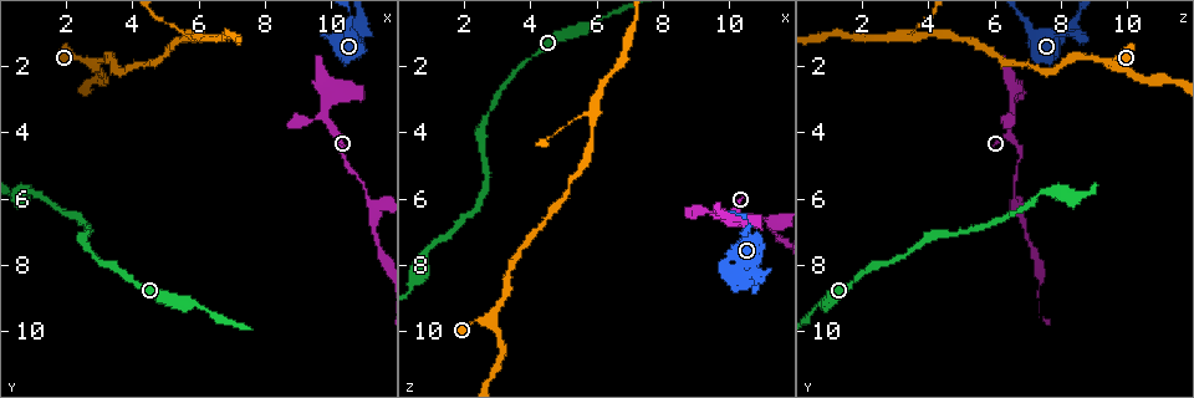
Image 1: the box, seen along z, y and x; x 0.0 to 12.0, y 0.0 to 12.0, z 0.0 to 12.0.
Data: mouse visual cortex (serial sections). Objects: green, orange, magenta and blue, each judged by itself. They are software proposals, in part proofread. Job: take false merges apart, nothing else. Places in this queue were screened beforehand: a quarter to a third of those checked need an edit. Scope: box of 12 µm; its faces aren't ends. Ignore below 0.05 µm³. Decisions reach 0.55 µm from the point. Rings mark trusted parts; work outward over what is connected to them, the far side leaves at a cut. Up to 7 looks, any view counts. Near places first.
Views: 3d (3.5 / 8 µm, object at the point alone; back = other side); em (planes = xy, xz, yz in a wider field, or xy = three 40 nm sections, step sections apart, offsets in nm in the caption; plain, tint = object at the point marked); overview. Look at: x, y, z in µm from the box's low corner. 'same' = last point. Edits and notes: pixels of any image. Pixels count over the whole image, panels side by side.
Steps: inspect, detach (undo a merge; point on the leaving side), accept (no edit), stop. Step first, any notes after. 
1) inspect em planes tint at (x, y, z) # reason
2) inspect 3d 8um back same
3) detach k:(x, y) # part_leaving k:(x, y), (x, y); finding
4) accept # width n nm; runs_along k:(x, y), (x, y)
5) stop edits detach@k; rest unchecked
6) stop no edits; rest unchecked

inspect 3d 3.5um back at (6.0, 1.2, 3.5) # two arms in line, one across

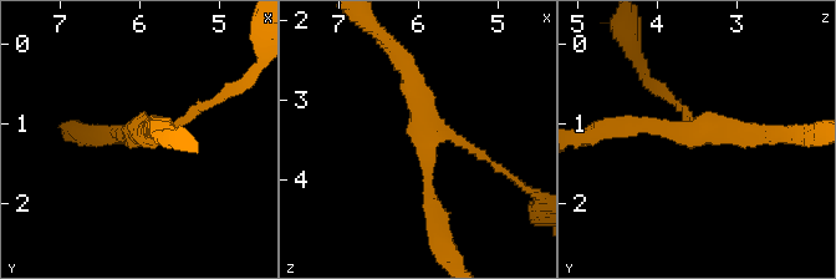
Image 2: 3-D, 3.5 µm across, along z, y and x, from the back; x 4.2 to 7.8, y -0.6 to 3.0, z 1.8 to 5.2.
inspect em xy step 5 tint at (5.90, 1.10, 3.55) # arms 3; arm_widths 100, 200, 300 nm; need the tissue

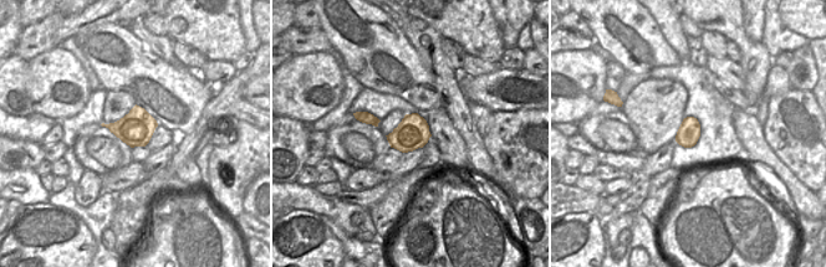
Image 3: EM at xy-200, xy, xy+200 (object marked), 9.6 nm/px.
accept # runs_along 2:(434, 216), (423, 113), (408, 62); continuous, no second cell

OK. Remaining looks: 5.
inspect 3d 3.5um at (10.2, 1.1, 8.3) # sharp bend

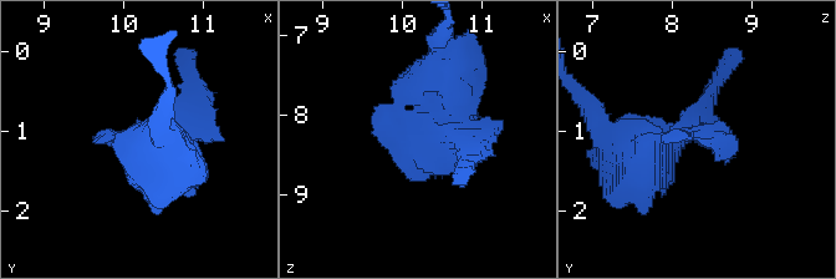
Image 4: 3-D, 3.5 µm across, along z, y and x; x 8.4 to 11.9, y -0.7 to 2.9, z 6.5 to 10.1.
detach 4:(455, 163) # a second cell is stuck on

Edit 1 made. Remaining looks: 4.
inspect overview

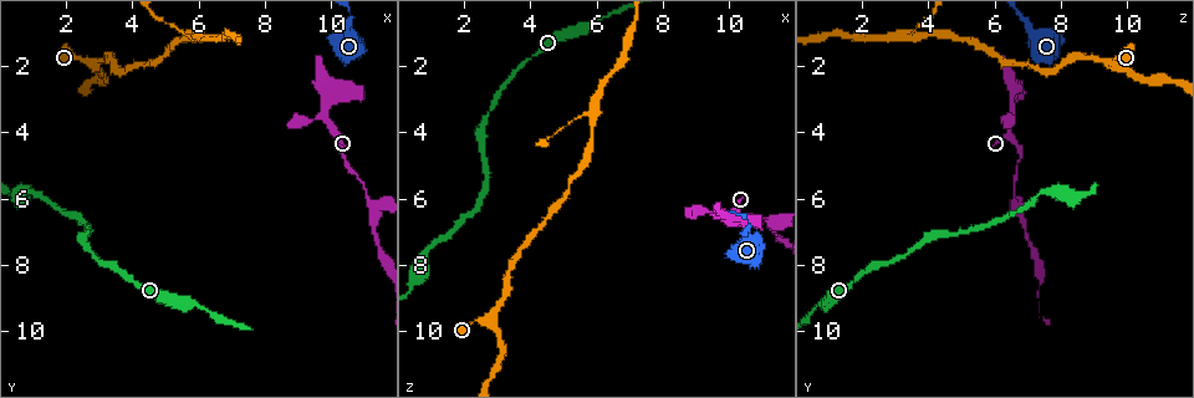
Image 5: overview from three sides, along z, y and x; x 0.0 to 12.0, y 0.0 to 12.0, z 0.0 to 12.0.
inspect 3d 3.5um at (9.8, 3.2, 6.5) # four-way junction

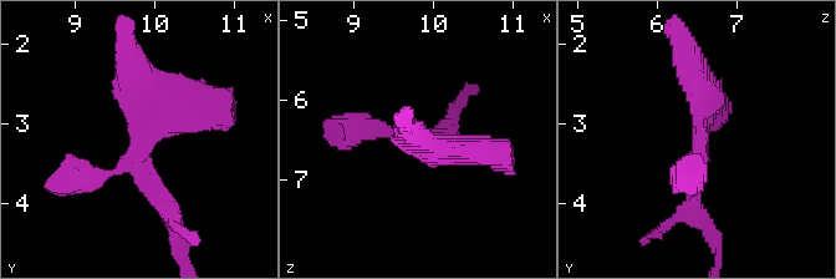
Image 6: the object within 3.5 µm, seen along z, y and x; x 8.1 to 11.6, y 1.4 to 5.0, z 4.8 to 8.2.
inspect em xy step 1 tint at (9.80, 3.25, 6.55) # arms 4; arm_widths 250, 250, 350, 350 nm

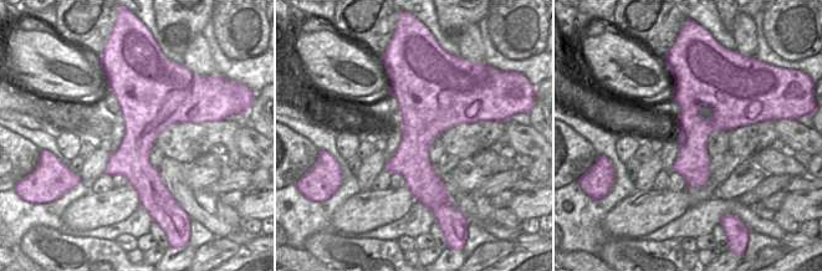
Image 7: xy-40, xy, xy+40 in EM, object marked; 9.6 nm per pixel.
inspect em xy step 5 tint same # another direction

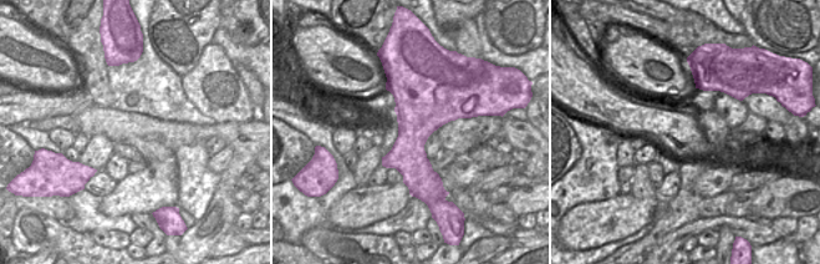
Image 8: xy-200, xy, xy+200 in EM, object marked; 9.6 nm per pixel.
accept # runs_along 6:(171, 214), (141, 142), (209, 104); all the same cell

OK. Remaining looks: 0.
stop edits detach@4; rest unchecked

